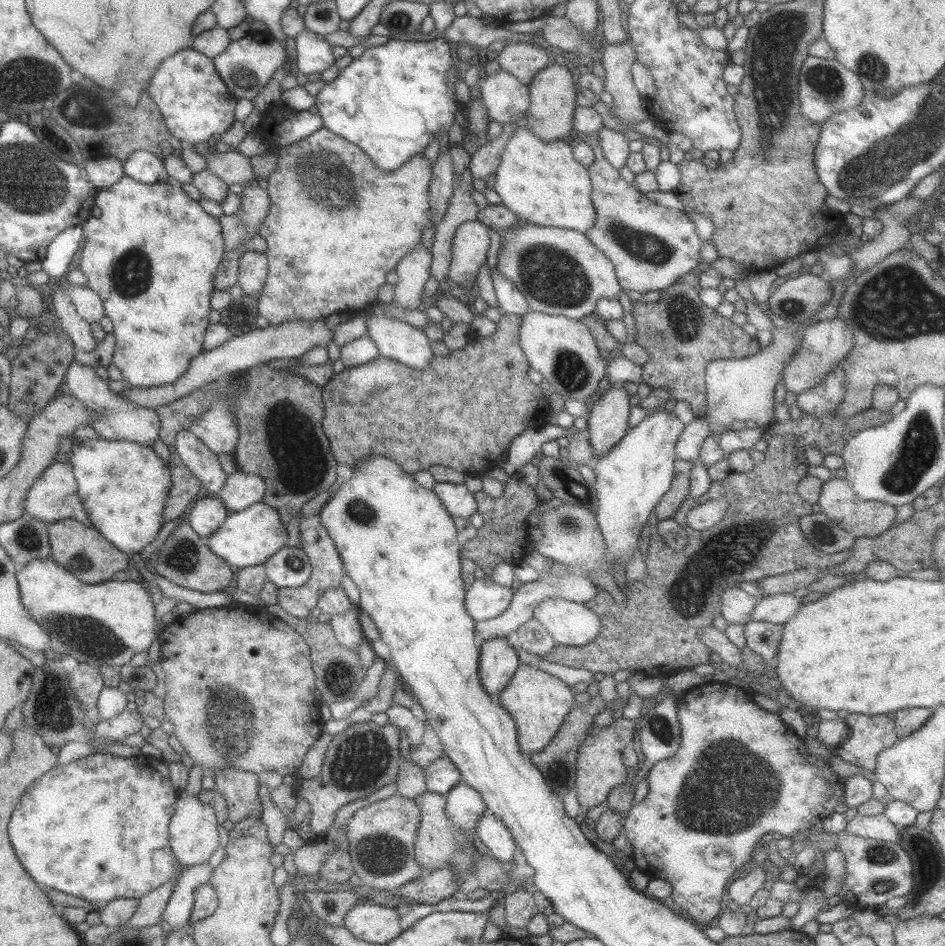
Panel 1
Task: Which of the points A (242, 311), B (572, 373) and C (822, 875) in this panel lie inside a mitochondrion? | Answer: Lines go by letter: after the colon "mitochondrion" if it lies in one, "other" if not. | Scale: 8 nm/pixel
A: other
B: mitochondrion
C: other

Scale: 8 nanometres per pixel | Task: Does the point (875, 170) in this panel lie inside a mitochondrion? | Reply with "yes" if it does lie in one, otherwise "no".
yes

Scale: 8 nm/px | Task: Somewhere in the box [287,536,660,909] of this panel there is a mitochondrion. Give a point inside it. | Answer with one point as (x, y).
(358, 759)

